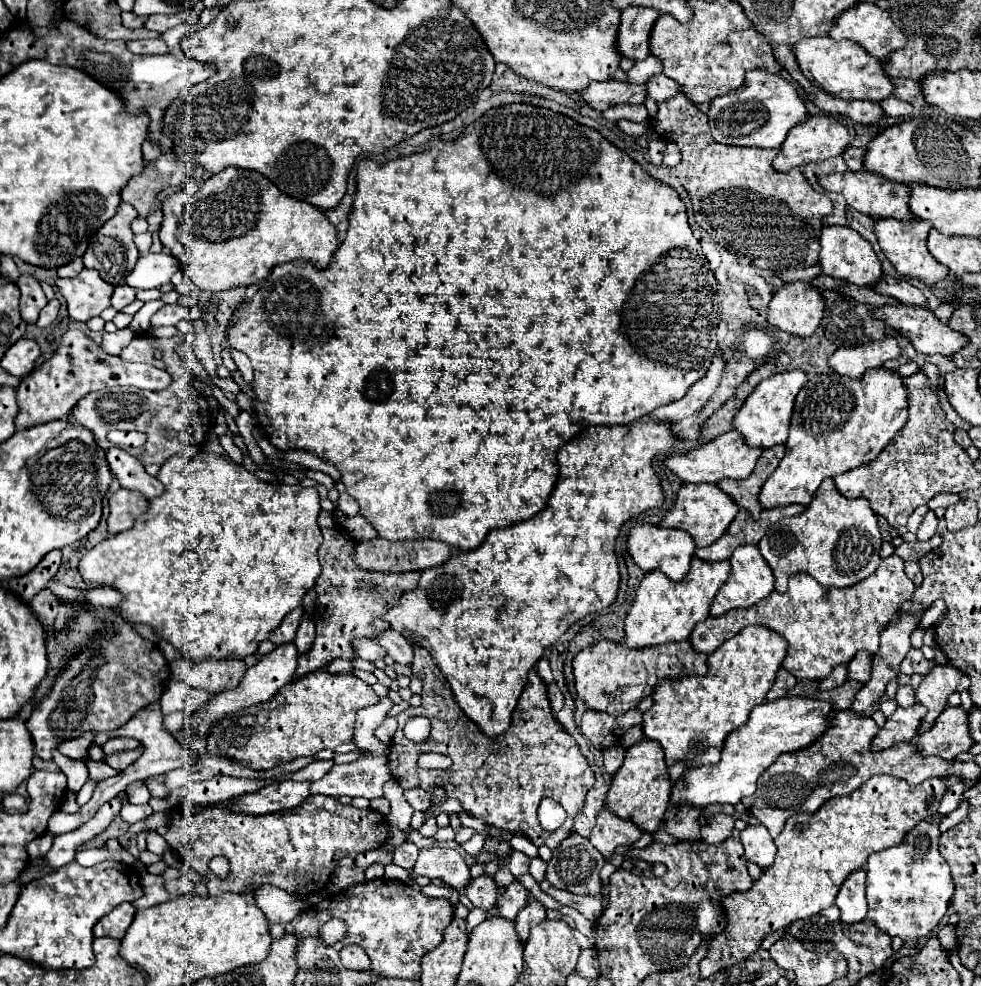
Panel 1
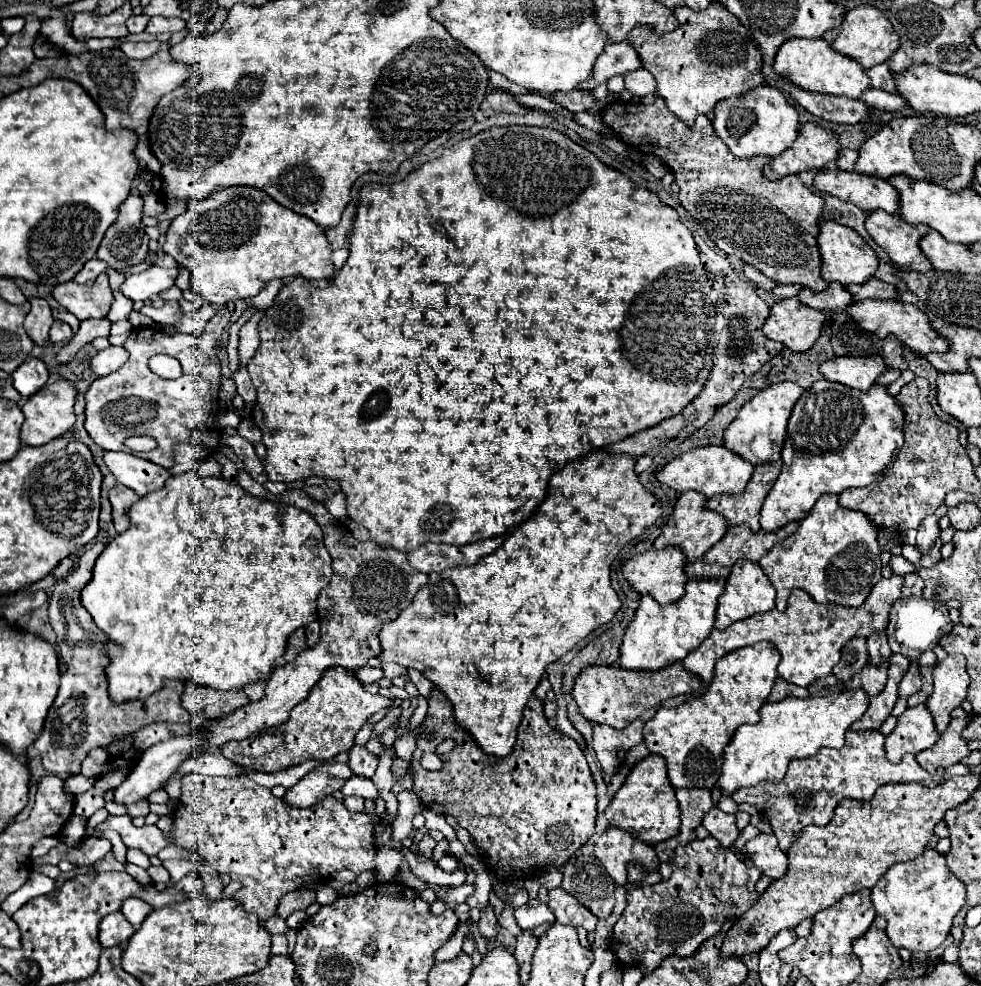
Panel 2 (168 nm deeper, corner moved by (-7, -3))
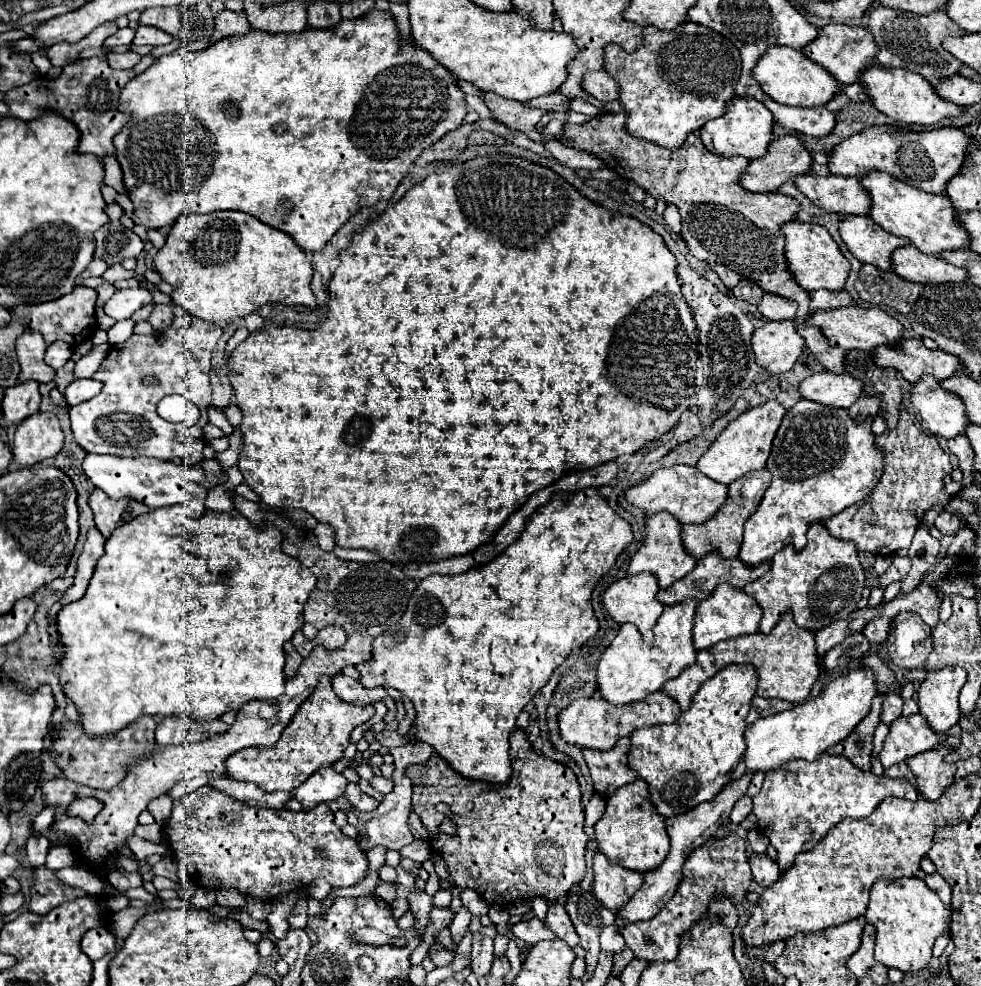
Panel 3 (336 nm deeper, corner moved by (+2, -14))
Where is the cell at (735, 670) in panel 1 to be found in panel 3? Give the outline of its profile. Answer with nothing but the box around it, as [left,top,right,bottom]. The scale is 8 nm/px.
[629,664,759,818]

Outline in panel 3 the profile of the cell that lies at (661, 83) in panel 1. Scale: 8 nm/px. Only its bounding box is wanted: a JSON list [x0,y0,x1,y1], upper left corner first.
[581,70,619,102]

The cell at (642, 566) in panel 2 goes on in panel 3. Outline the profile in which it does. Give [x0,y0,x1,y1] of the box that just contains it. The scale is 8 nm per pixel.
[603,572,665,640]

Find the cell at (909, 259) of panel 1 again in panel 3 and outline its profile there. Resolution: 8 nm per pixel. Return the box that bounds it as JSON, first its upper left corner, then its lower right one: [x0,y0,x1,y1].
[839,216,907,270]

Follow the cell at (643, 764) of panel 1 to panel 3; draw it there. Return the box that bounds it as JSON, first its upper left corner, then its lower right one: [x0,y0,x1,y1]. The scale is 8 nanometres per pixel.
[595,778,669,872]

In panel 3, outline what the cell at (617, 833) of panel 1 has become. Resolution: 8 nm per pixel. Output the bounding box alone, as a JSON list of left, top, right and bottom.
[593,852,643,910]

